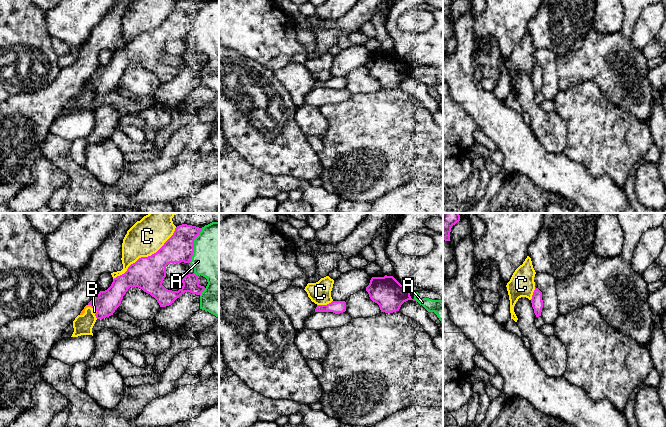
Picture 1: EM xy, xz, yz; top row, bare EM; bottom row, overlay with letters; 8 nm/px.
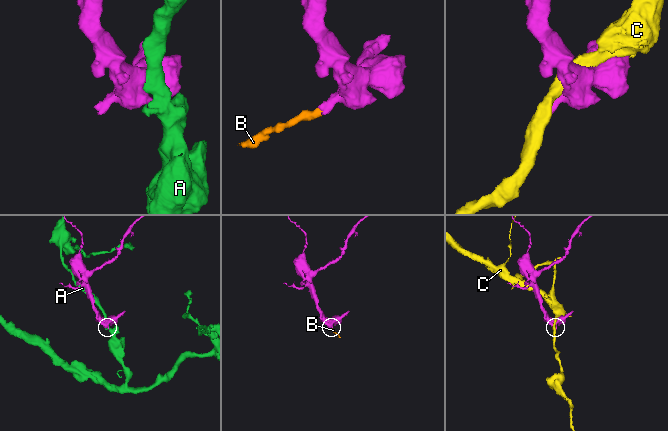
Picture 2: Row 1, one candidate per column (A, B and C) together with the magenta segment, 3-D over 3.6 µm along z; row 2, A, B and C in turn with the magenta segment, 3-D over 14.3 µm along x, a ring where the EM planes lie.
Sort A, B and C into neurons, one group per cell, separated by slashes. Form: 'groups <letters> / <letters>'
groups A / B / C

